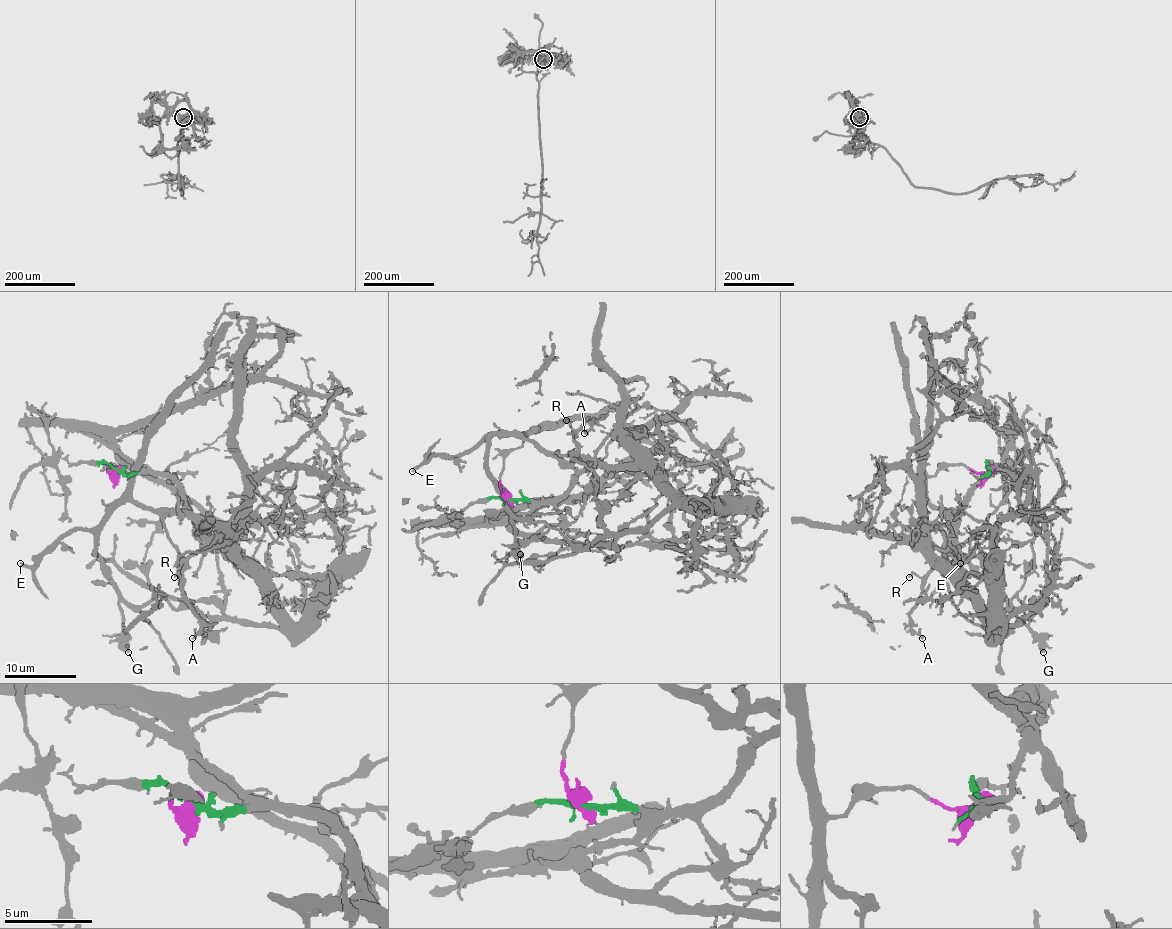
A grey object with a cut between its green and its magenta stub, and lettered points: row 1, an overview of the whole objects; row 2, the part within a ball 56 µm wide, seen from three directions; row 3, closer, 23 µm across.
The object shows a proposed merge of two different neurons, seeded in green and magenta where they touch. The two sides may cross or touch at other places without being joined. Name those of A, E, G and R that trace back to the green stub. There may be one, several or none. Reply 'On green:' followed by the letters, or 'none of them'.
On green: A, R

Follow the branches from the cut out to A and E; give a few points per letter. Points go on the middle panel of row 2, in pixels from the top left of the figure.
A: (508, 499), (556, 500), (597, 463), (579, 452), (574, 436), (590, 420), (592, 426), (585, 433)
E: (508, 499), (499, 484), (503, 459), (517, 449), (522, 438), (490, 435), (453, 456), (431, 456), (412, 470)

